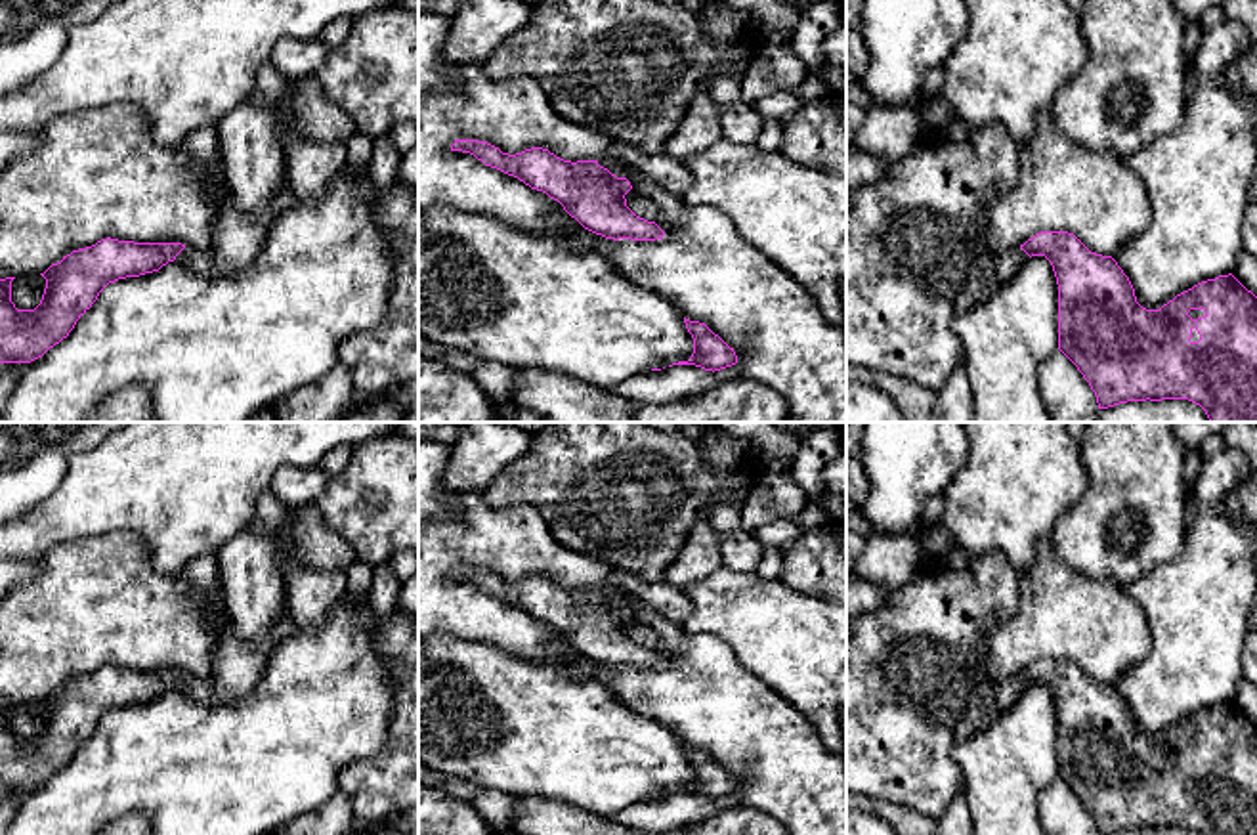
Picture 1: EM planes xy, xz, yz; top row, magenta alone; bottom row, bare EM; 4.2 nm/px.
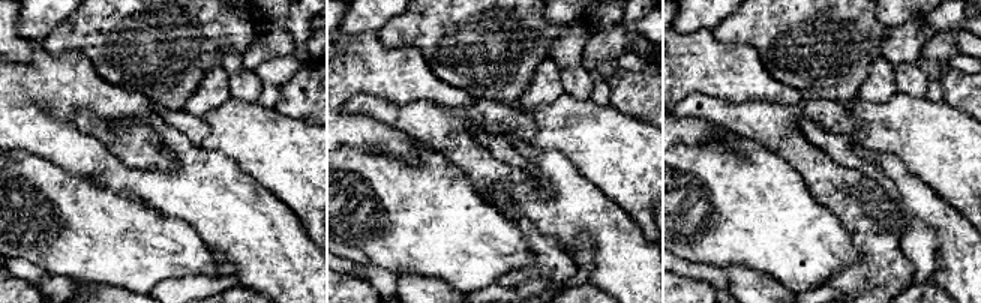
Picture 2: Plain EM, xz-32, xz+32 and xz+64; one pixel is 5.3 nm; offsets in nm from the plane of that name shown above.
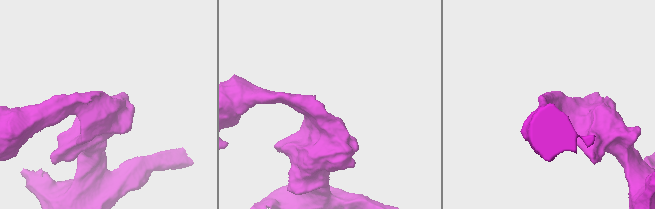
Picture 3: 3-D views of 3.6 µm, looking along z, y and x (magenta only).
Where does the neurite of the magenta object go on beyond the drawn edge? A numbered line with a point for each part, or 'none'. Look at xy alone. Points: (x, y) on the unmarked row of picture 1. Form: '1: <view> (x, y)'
1: xy (239, 665)

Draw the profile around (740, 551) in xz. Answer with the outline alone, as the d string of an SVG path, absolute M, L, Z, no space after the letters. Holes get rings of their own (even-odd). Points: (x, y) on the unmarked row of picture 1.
M741 527L720 537L722 564L741 573L756 571L762 550L764 546L756 541L755 533Z

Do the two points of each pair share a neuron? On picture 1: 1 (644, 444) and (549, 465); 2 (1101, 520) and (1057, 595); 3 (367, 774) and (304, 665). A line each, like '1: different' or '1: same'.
1: same
2: different
3: different

